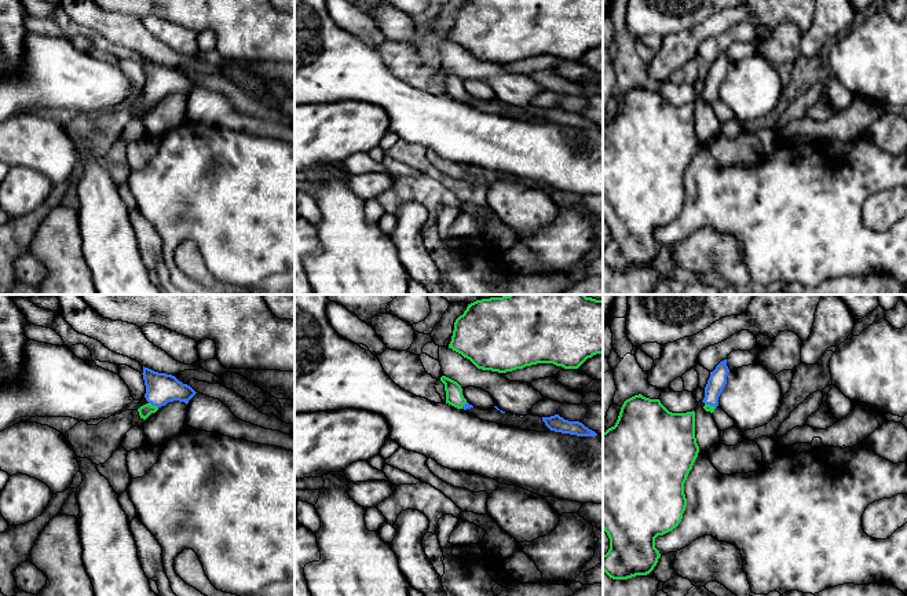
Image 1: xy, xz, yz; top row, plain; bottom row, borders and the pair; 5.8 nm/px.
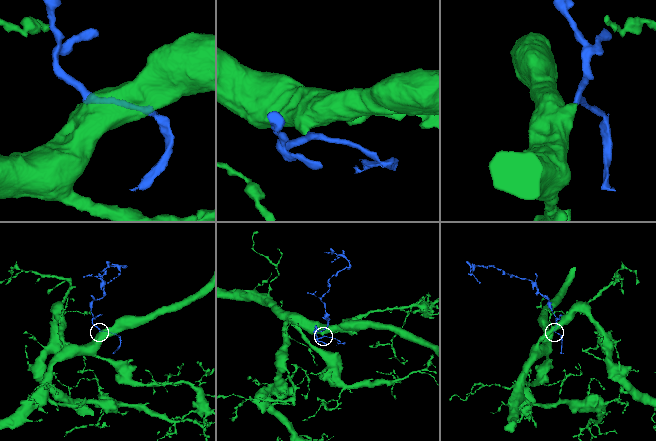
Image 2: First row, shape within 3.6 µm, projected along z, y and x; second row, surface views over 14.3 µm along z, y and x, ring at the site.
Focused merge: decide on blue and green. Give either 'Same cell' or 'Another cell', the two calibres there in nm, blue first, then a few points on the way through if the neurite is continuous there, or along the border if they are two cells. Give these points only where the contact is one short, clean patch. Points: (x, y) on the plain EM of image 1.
Same cell. Thickness 180 nm (blue) against 70 nm. Path across: xy (161, 80), (153, 97), (145, 102)

